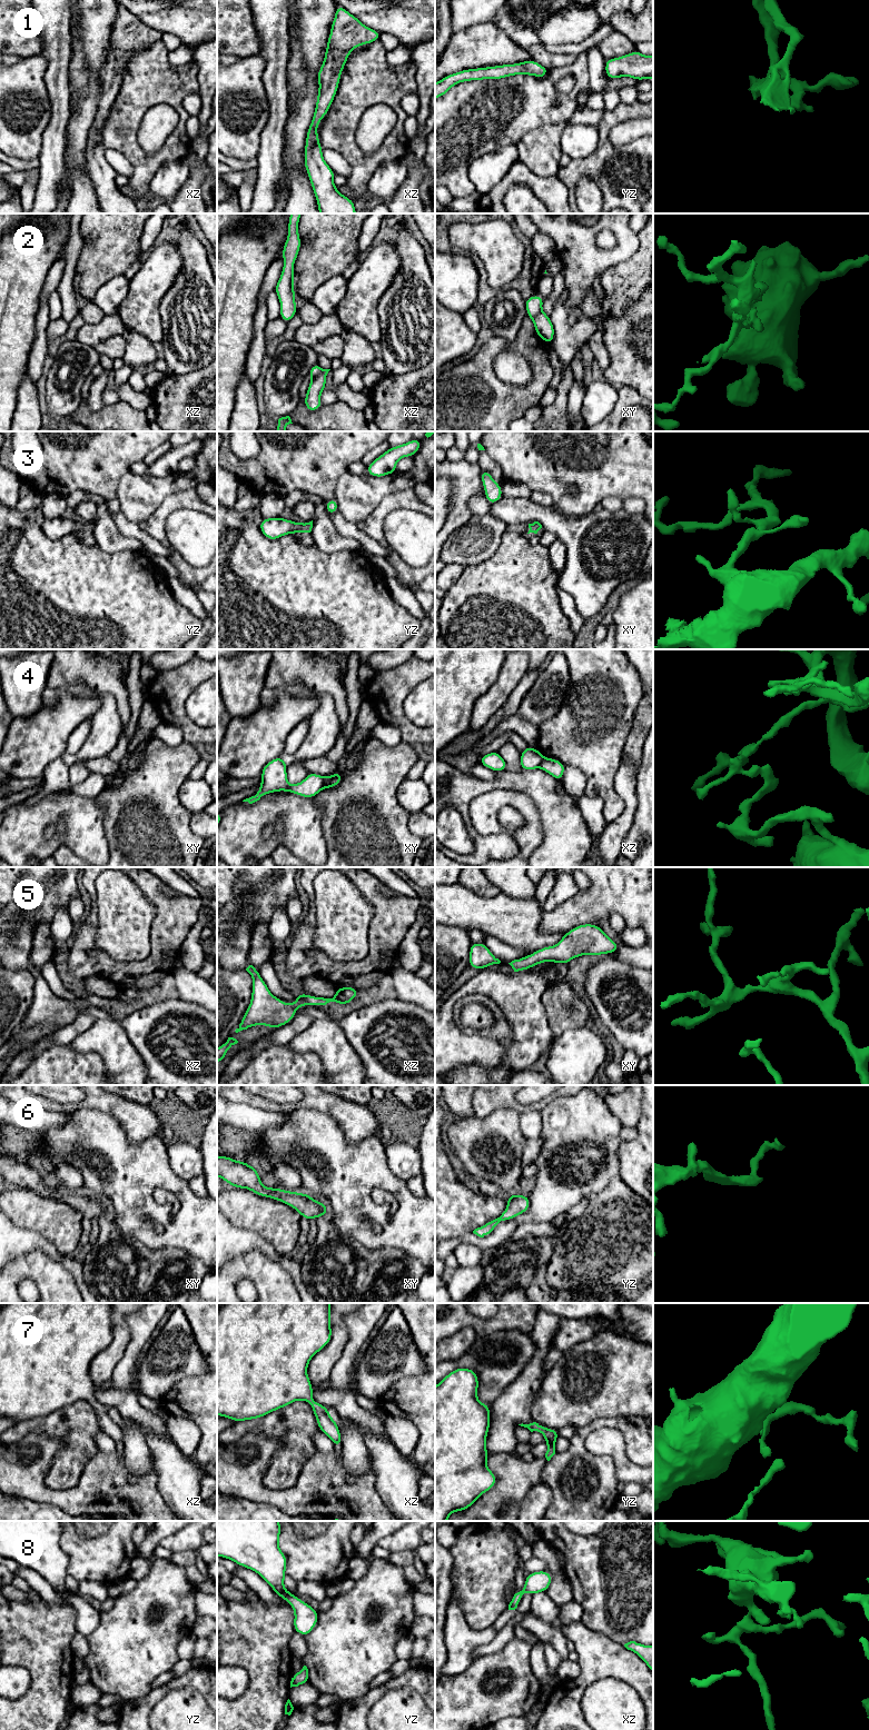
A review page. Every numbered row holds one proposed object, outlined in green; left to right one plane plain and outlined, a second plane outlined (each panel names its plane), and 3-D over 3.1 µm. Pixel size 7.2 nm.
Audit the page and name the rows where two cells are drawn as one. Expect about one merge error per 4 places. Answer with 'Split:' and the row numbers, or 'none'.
Split: 2, 4

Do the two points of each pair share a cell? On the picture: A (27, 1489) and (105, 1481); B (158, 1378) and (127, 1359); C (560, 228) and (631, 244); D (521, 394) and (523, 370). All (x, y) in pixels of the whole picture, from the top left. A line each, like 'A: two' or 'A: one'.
A: one
B: two
C: one
D: two

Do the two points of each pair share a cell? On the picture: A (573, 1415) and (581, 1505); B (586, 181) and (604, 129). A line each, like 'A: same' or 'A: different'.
A: different
B: different

